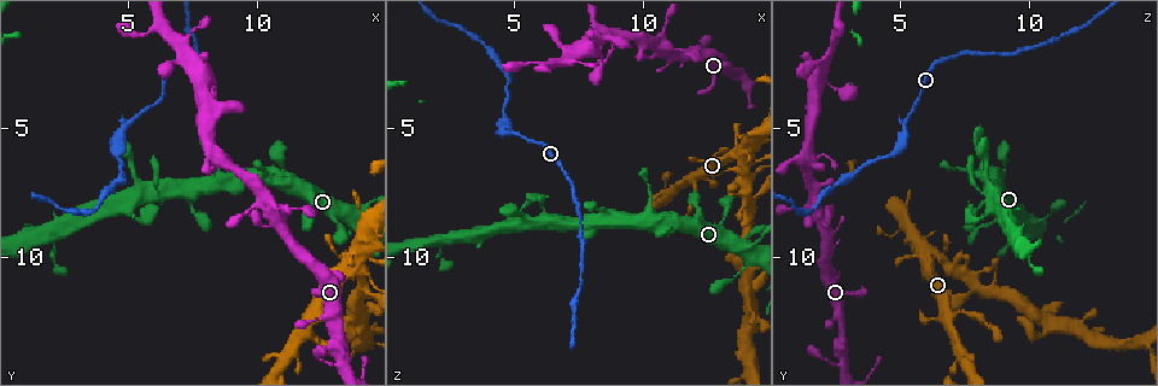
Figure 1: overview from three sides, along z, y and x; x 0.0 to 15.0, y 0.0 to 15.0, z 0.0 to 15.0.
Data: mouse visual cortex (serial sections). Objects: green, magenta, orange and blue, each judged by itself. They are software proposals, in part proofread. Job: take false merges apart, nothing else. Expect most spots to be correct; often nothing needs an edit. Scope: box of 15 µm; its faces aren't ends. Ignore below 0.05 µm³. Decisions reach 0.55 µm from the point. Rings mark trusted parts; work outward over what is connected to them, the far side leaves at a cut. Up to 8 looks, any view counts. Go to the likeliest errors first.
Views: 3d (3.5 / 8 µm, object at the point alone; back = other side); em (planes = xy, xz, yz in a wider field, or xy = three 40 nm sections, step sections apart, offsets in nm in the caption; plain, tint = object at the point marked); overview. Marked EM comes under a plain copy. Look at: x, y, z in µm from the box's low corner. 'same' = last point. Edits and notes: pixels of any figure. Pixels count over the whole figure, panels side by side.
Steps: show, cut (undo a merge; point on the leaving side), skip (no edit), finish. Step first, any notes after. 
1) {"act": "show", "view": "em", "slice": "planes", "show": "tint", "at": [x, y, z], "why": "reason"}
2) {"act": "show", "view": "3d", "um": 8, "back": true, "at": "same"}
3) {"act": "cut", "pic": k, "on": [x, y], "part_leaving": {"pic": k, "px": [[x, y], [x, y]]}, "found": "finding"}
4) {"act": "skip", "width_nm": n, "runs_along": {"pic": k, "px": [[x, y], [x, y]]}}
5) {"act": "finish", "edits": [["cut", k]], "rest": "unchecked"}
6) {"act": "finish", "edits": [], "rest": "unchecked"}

{"act": "show", "view": "3d", "um": 8, "at": [4.8, 5.1, 5.2], "why": "thick turns thin"}

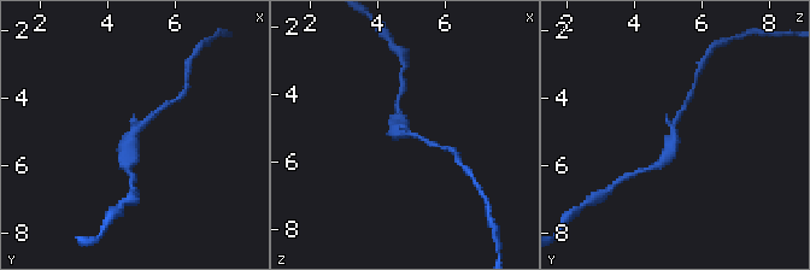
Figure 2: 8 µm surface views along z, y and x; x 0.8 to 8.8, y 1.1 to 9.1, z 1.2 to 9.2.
{"act": "show", "view": "3d", "um": 3.5, "at": [4.8, 5.0, 5.2]}

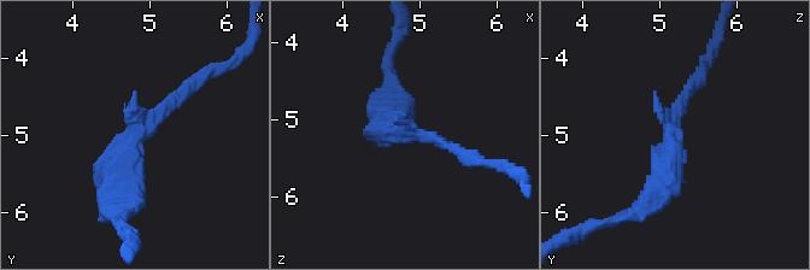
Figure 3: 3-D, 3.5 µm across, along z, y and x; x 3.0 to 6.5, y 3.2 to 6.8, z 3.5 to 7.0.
{"act": "show", "view": "em", "slice": "xy", "step": 3, "show": "tint", "at": [4.75, 5.05, 5.15], "arm_widths_nm": [150, 400], "why": "now the EM"}

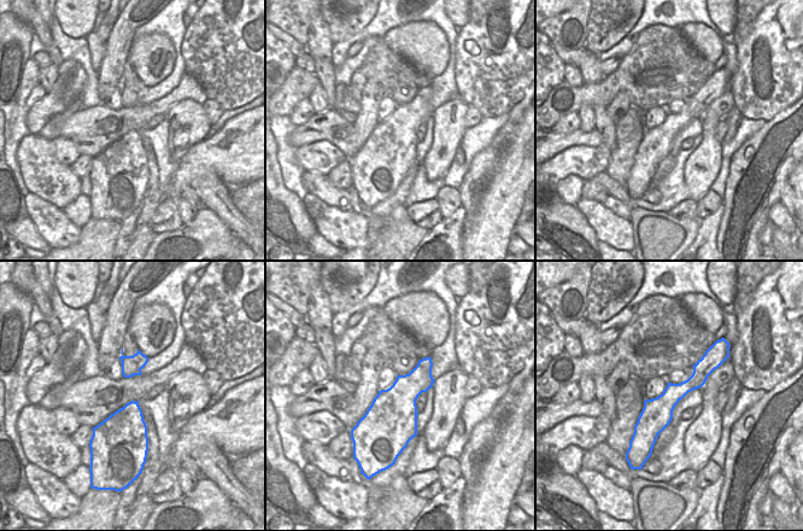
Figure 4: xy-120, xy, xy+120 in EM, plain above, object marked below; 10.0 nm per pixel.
{"act": "skip", "runs_along": {"pic": 3, "px": [[192, 84], [129, 144], [115, 210]]}, "found": "one cell here"}

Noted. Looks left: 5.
{"act": "show", "view": "3d", "um": 3.5, "at": [8.7, 6.2, 1.4], "why": "abrupt turn"}

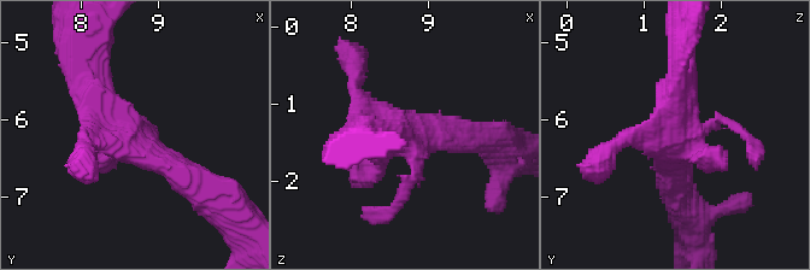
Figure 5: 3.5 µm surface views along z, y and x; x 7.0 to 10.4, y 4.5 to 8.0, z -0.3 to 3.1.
{"act": "show", "view": "em", "slice": "planes", "show": "tint", "at": [8.60, 6.25, 1.40]}

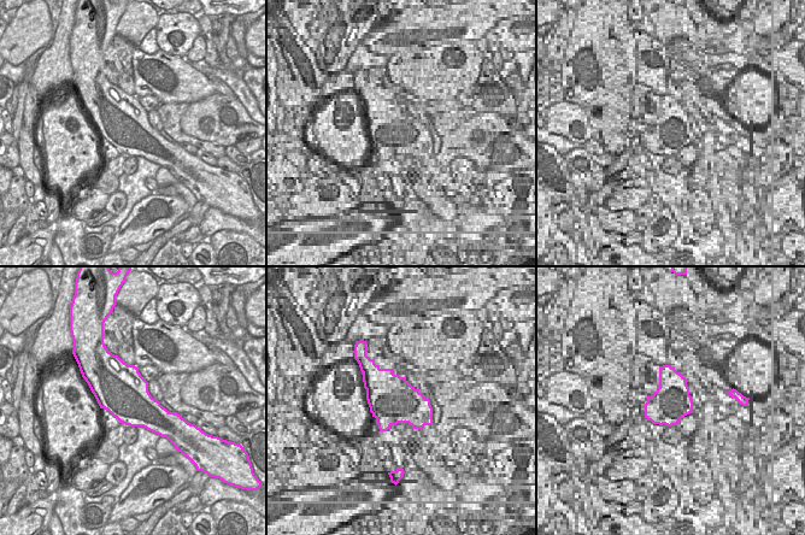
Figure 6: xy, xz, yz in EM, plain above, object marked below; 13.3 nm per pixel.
{"act": "skip", "runs_along": {"pic": 5, "px": [[194, 183], [106, 117], [91, 69]]}, "found": "one cell here"}

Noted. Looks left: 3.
{"act": "show", "view": "3d", "um": 8, "at": [7.7, 8.3, 9.0], "why": "a narrow waist"}

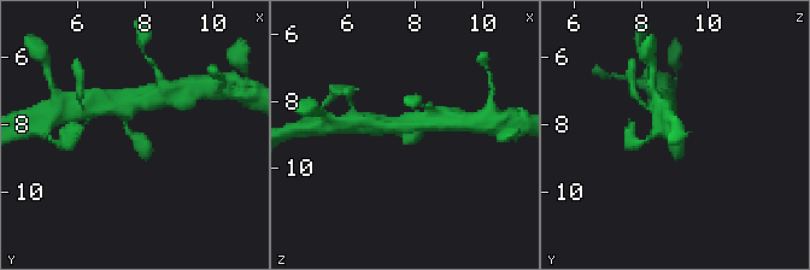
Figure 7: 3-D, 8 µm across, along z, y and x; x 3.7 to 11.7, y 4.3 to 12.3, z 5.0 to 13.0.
{"act": "show", "view": "em", "slice": "planes", "show": "tint", "at": [7.7, 8.3, 9.0], "why": "shape alone is not enough"}

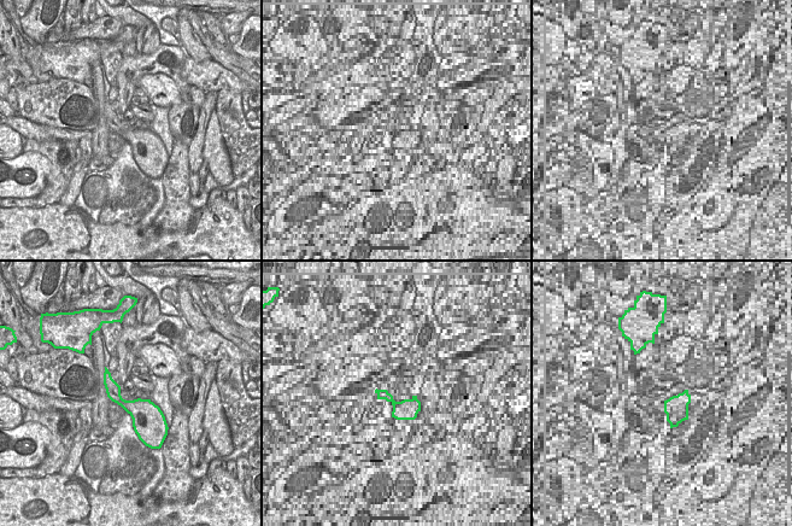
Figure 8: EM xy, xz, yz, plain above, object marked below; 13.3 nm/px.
{"act": "skip", "runs_along": {"pic": 7, "px": [[122, 105], [127, 129], [147, 158]]}, "found": "one cell here"}

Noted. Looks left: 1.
{"act": "finish", "edits": [], "rest": "unchecked"}

